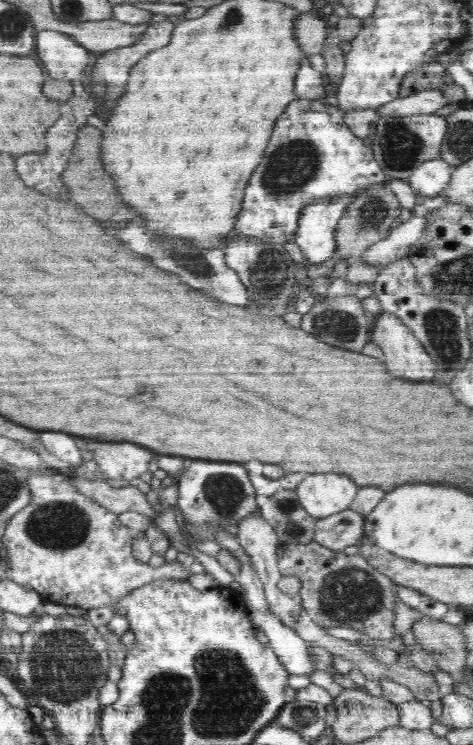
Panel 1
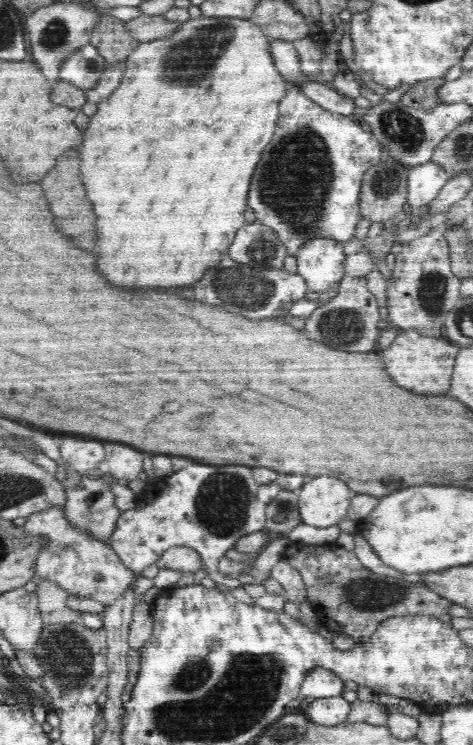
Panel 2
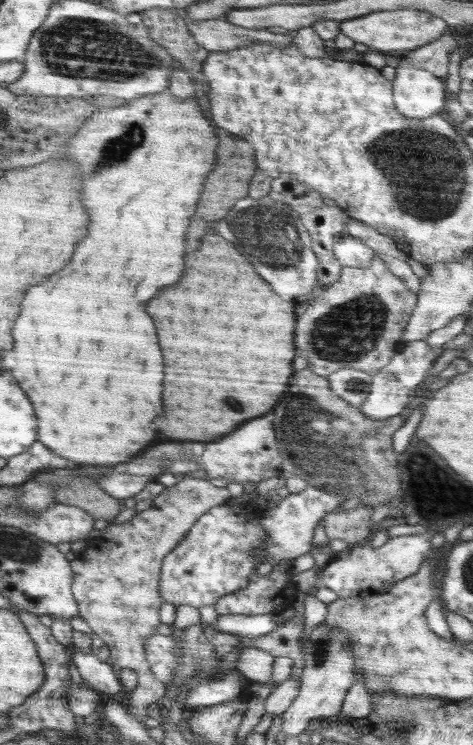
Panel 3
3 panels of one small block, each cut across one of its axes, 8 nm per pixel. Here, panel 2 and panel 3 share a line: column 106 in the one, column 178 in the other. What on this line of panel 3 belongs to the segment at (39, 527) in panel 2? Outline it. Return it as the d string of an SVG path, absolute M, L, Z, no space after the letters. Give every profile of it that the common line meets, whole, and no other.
M234 498L223 502L220 506L213 506L198 518L179 541L178 546L164 557L159 578L159 595L164 603L190 605L198 609L203 606L213 606L220 597L232 594L248 585L251 574L263 563L267 541L267 532L259 523L259 516L263 510L257 509L256 501L238 504L232 499Z

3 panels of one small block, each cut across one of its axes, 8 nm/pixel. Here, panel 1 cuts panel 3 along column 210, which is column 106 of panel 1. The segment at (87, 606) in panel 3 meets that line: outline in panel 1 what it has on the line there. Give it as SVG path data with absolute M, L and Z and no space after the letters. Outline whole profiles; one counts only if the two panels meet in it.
M74 472L70 475L66 474L66 477L82 494L92 498L101 507L112 511L114 514L122 514L122 512L132 510L154 519L159 516L156 510L152 508L152 504L146 499L146 495L137 487L127 485L116 488L108 485L107 480L102 477L99 480L88 481L88 479L81 479Z

